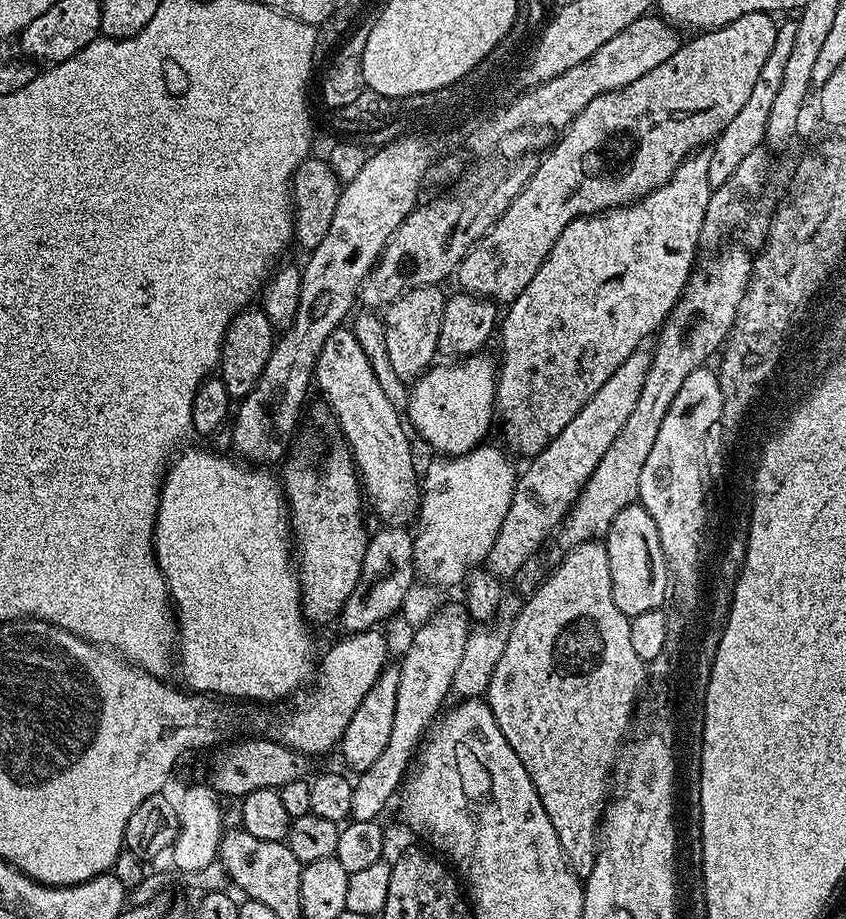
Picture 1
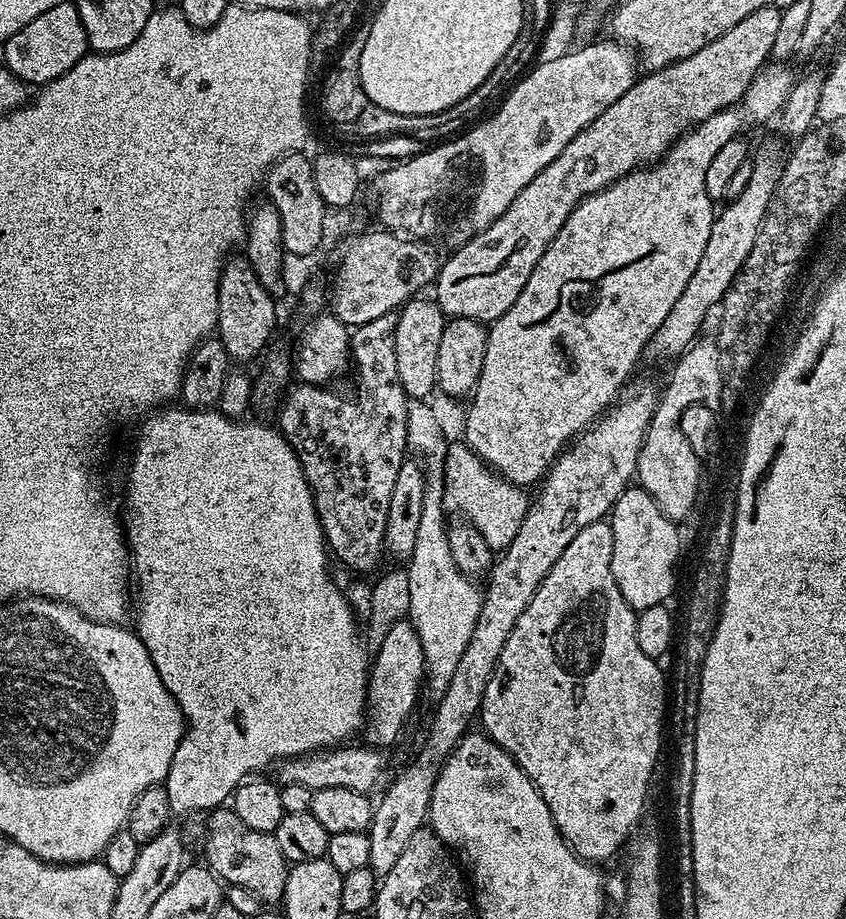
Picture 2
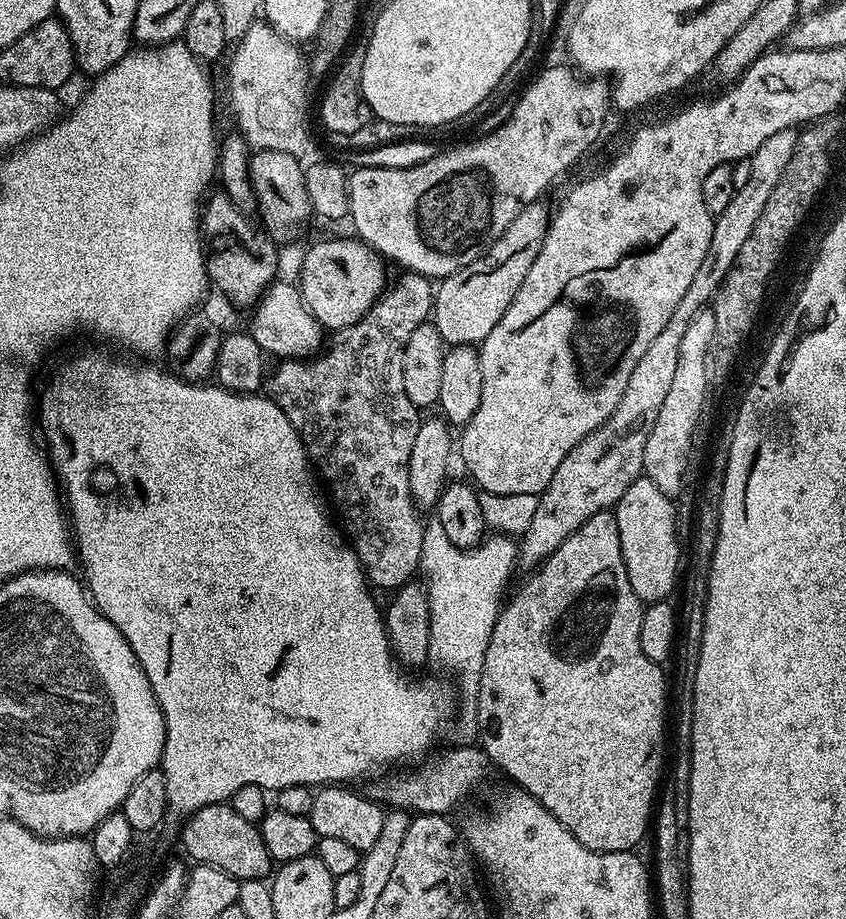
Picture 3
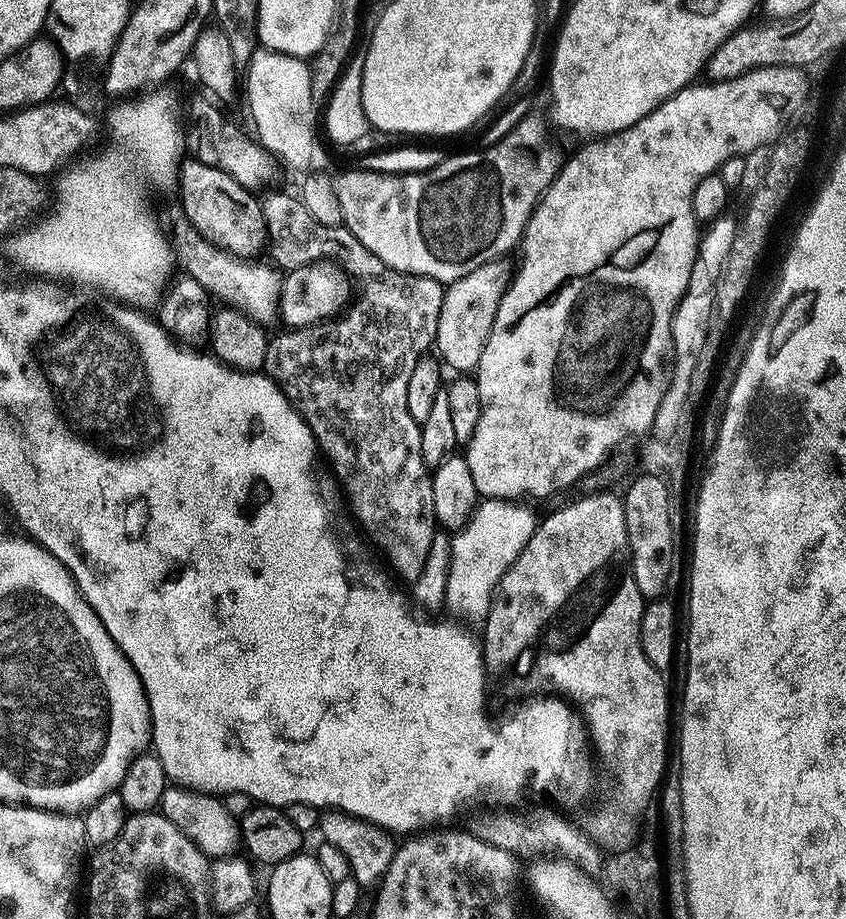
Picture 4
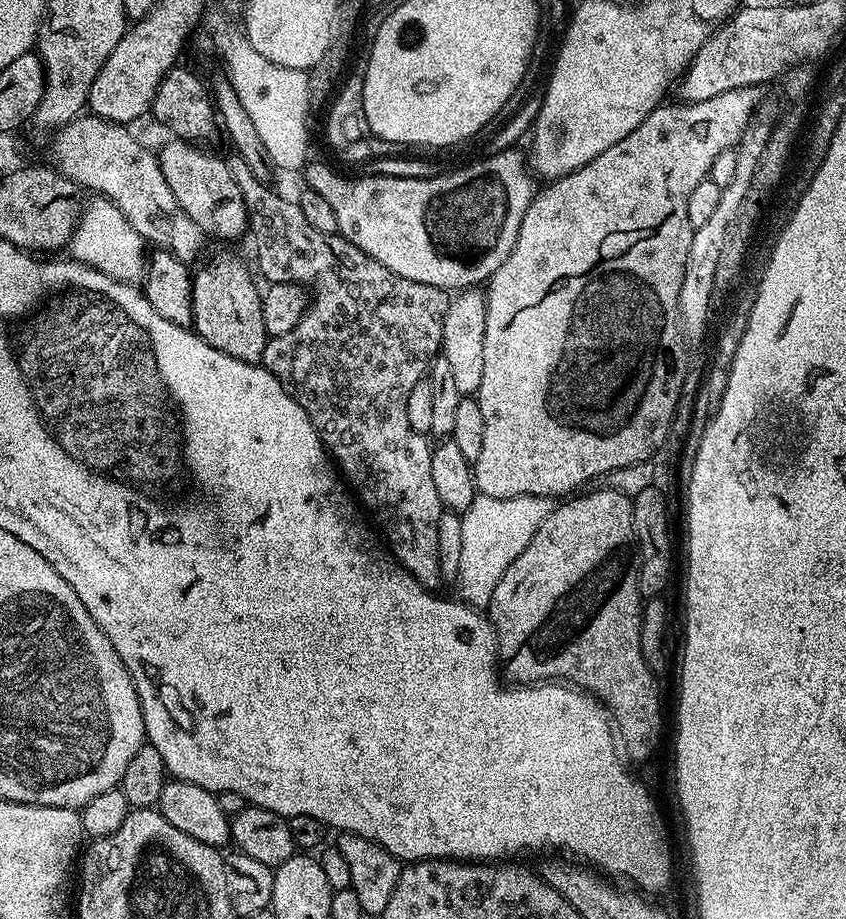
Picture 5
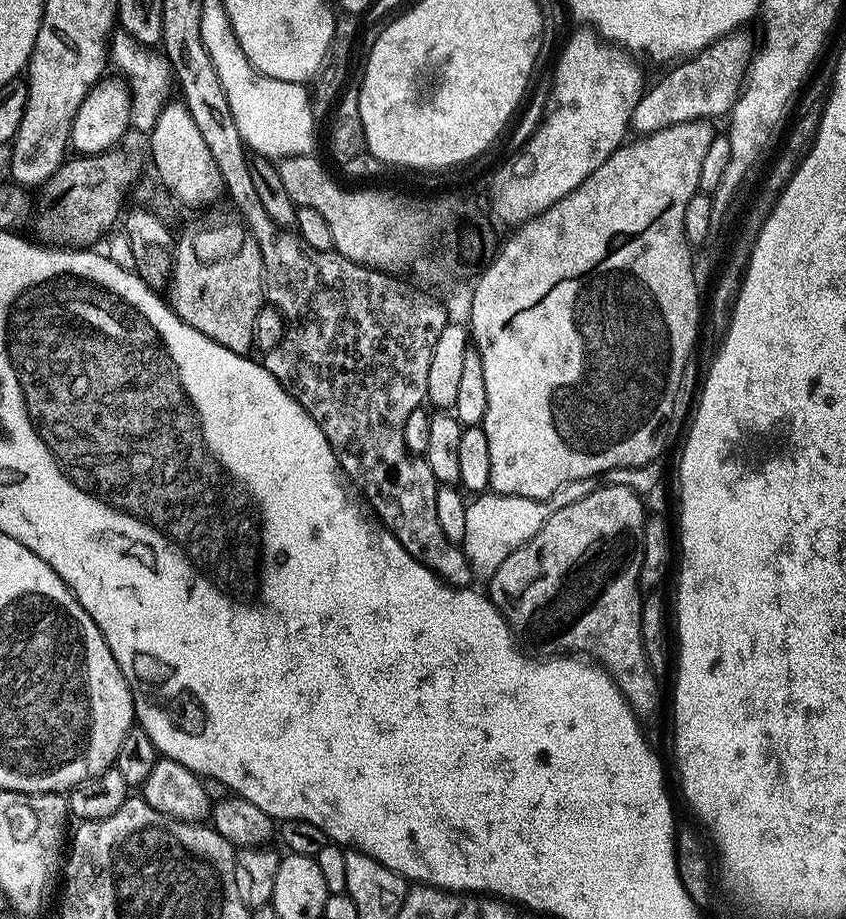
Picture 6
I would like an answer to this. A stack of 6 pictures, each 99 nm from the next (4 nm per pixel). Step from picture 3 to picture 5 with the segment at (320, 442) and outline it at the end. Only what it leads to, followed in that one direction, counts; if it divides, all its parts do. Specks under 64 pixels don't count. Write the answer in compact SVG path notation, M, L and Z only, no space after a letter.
M229 155L227 161L230 174L234 174L234 182L238 182L238 190L242 190L242 198L248 207L248 226L250 237L252 236L253 242L256 243L257 265L255 264L255 267L258 272L258 267L260 267L260 272L265 276L265 281L268 284L298 284L301 286L313 284L312 292L310 288L310 303L304 309L304 317L297 322L296 329L291 332L290 338L269 339L264 351L263 367L267 368L270 374L274 374L274 378L278 378L278 382L294 398L294 402L298 402L298 406L302 406L302 410L310 418L310 422L320 436L320 441L324 444L329 457L342 473L343 479L350 485L351 491L358 497L359 503L365 509L368 507L372 511L373 517L371 516L371 519L373 521L376 519L380 523L380 528L384 531L385 536L383 539L386 541L391 555L425 588L439 589L442 573L438 558L438 518L442 511L442 505L438 498L438 490L434 490L434 474L430 474L432 448L424 441L427 439L410 426L410 418L406 418L406 402L410 402L410 392L418 386L420 380L425 379L432 361L441 351L444 342L444 319L450 303L449 293L438 286L414 282L410 278L402 278L398 274L394 274L389 268L382 266L376 260L371 260L360 248L355 248L353 244L349 244L343 238L337 239L337 244L332 248L331 242L328 241L331 239L325 233L314 230L314 226L310 226L310 222L306 222L306 214L302 214L299 203L292 201L291 204L290 201L275 196L271 192L273 190L271 187L258 182L258 178L254 178L254 174L250 174L250 166L246 166L246 162L242 162L240 156Z

